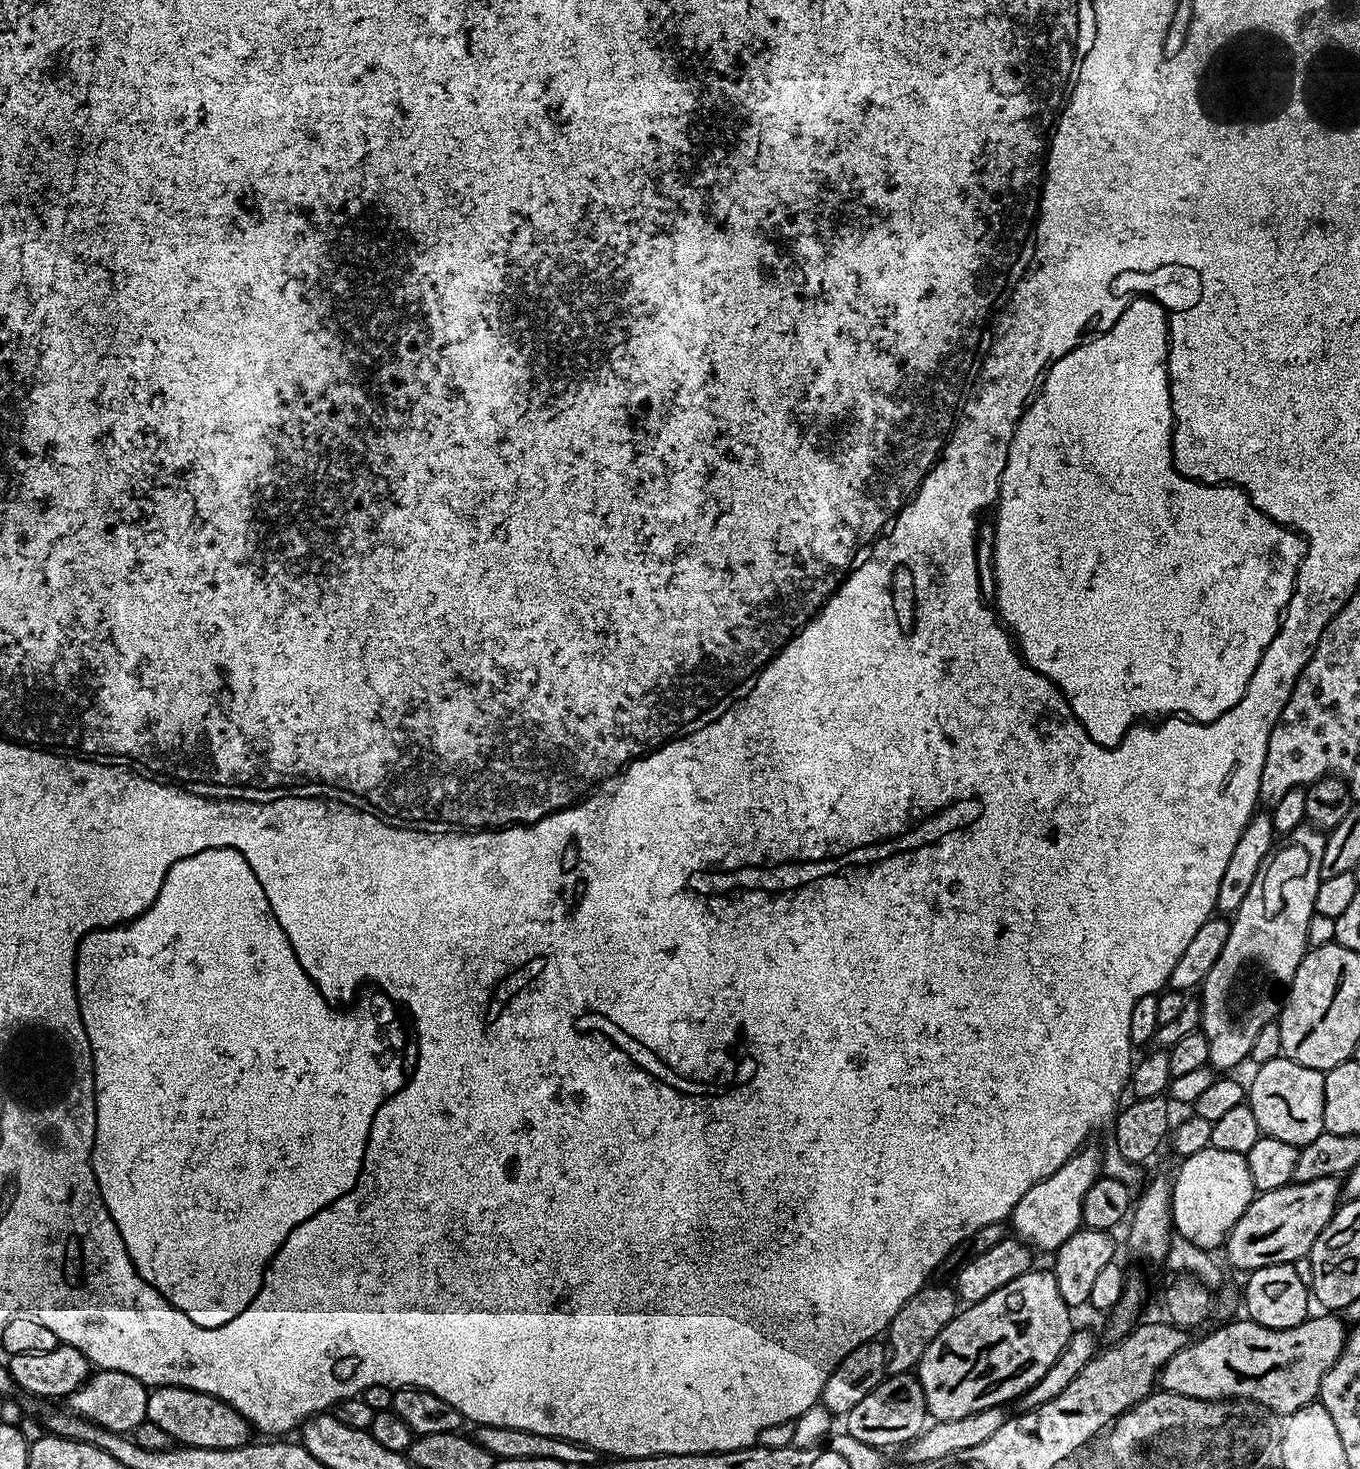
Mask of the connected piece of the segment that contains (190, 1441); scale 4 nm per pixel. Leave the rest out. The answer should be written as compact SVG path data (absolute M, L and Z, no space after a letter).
M166 1386L152 1388L148 1394L148 1418L180 1446L190 1448L221 1448L230 1450L249 1443L250 1425L234 1406L222 1402L217 1396L202 1394L198 1390Z

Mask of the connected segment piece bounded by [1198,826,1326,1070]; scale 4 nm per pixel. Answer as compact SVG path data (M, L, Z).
M1301 826L1287 833L1262 862L1258 878L1254 878L1254 886L1250 886L1242 906L1238 906L1231 917L1230 938L1226 938L1218 960L1210 967L1198 992L1200 1027L1208 1043L1208 1064L1213 1069L1236 1068L1243 1060L1247 1061L1250 1046L1254 1046L1262 1026L1273 1023L1279 1017L1288 994L1288 986L1309 949L1307 928L1314 913L1314 894L1318 894L1321 881L1325 839L1323 831L1311 826Z

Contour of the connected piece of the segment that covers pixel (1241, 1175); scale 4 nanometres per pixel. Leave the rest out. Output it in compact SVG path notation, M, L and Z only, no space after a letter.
M1209 1146L1198 1150L1198 1154L1183 1157L1179 1163L1176 1180L1174 1176L1171 1181L1173 1229L1189 1239L1194 1246L1207 1250L1219 1249L1234 1222L1242 1218L1246 1206L1250 1206L1257 1195L1250 1178L1248 1157Z

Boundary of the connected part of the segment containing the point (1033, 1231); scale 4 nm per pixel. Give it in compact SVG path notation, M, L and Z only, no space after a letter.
M1092 1147L1081 1148L1062 1166L1058 1166L1058 1170L1050 1174L1050 1178L1030 1186L1030 1190L1022 1194L1018 1206L1014 1206L1010 1217L1010 1228L1012 1224L1013 1230L1017 1232L1013 1233L1029 1249L1037 1253L1038 1251L1055 1253L1056 1249L1062 1246L1062 1242L1070 1238L1070 1234L1074 1234L1082 1227L1083 1198L1102 1172L1102 1152L1100 1156L1099 1150Z

